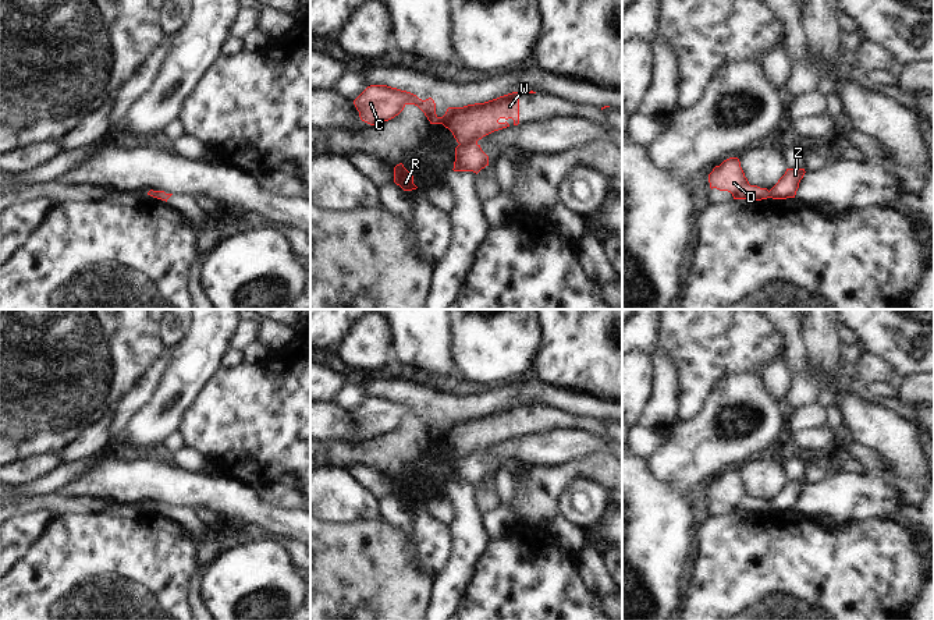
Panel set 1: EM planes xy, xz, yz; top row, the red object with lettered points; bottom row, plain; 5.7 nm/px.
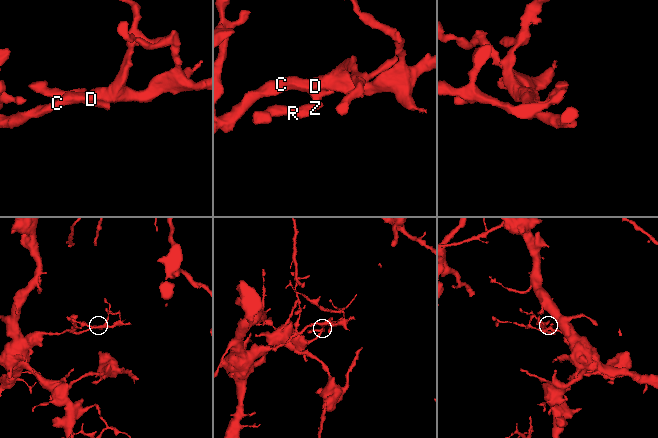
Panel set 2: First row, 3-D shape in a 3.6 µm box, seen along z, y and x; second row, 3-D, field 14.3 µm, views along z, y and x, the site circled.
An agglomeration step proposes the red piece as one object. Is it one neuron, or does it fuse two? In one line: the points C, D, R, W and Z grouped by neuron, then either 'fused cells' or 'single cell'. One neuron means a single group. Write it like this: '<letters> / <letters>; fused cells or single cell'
C D W / R Z; fused cells

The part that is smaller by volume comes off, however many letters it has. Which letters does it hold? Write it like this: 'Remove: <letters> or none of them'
Remove: R, Z

